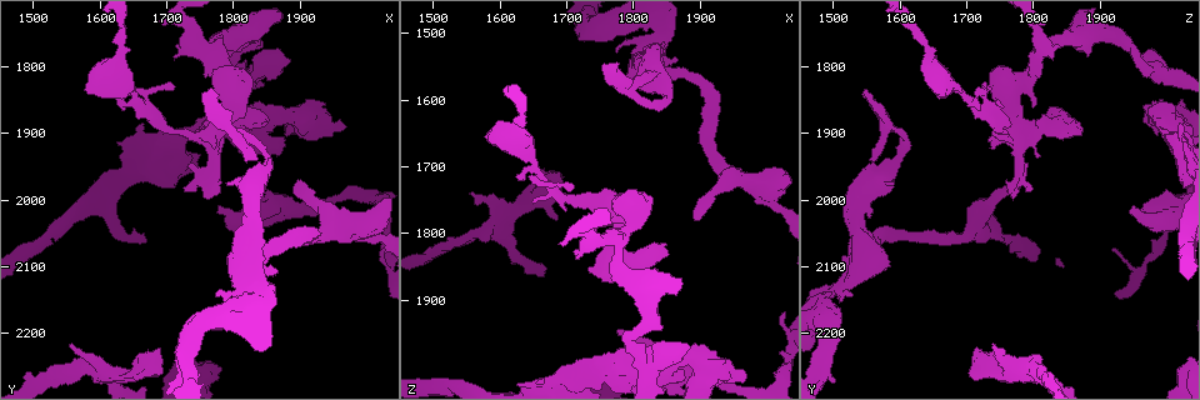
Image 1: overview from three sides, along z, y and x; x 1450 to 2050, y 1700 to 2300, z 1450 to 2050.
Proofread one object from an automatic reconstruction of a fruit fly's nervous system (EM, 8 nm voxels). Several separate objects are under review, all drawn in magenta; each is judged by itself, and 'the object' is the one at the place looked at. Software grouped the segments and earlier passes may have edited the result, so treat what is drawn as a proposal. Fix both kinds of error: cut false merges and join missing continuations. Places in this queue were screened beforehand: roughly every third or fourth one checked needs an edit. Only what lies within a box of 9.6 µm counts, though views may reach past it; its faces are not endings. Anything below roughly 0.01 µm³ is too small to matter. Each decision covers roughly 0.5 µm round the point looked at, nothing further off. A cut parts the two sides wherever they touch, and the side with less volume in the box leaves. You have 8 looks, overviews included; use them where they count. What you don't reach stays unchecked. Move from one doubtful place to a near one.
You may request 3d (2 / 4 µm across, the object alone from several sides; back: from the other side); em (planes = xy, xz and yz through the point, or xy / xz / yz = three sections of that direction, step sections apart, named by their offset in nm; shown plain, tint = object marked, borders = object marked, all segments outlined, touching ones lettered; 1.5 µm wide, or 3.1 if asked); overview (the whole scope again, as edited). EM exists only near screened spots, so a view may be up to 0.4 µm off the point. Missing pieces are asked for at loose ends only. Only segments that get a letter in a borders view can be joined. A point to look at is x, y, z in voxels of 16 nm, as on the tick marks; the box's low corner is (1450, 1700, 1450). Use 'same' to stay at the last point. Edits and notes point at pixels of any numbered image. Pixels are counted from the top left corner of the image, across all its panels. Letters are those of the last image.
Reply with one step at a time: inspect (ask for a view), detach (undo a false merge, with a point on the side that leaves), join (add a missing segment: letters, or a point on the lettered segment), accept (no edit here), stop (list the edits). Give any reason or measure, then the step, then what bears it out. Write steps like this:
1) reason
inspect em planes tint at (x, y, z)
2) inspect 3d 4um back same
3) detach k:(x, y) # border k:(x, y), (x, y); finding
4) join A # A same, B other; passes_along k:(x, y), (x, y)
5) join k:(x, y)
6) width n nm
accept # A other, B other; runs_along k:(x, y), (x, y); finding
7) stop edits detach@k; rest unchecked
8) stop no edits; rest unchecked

free end
inspect em planes plain at (1885, 1790, 1970)

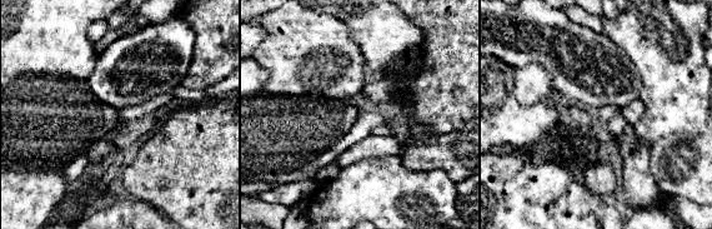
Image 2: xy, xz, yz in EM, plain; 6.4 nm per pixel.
see the neighbours
inspect em planes borders same

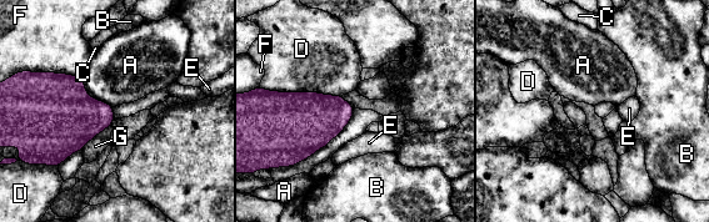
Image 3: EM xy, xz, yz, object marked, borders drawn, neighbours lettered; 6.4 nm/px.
longest_contact D 460 nm
accept # A other, B other, C other, D other, E other, F other, G other; border 3:(80, 77), (90, 96), (113, 106); no lettered segment goes on from it

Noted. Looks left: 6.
arms part here
inspect em yz step 4 tint at (2005, 2050, 1745)

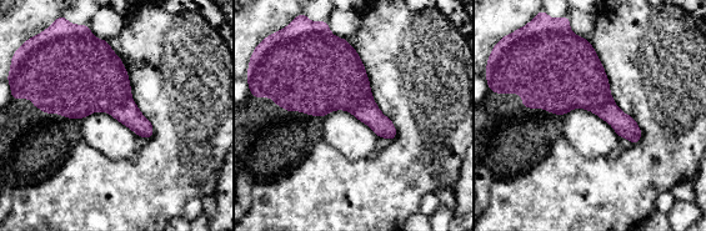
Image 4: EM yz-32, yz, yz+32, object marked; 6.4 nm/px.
inspect em xz step 8 borders same

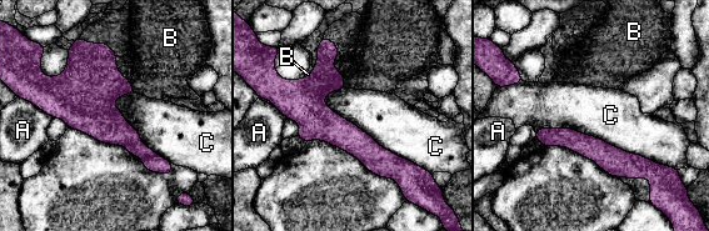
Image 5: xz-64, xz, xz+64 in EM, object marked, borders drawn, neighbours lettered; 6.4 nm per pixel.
accept # A other, B other, C other; runs_along 5:(333, 49), (318, 108), (397, 176); continuous, no second cell

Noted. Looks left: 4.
branch stops here
inspect em xz step 8 tint at (1770, 1895, 1880)

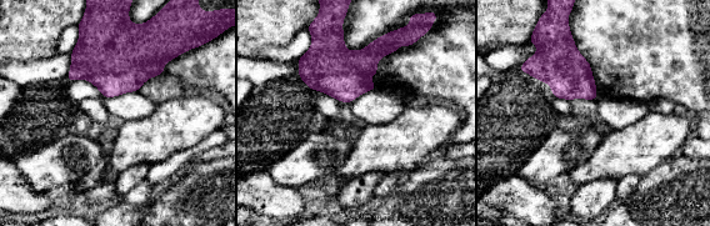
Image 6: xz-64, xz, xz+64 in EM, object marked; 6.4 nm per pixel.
inspect em planes borders same

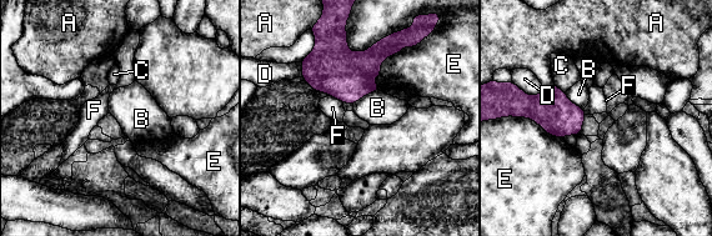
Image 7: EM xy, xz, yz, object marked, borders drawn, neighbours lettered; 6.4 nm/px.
accept # A other, B other, C other, D other, E other, F other; border 7:(379, 90), (365, 94), (354, 104); no lettered segment goes on from it

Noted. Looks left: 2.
stop no edits; rest unchecked

